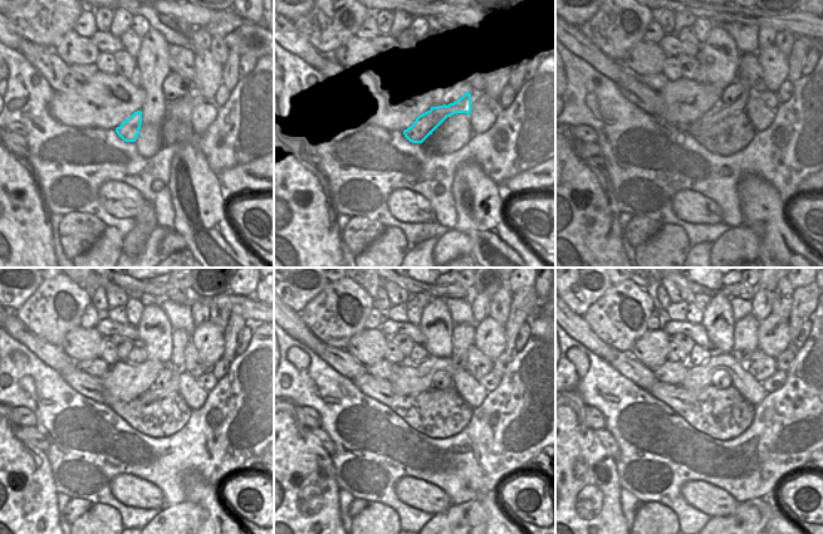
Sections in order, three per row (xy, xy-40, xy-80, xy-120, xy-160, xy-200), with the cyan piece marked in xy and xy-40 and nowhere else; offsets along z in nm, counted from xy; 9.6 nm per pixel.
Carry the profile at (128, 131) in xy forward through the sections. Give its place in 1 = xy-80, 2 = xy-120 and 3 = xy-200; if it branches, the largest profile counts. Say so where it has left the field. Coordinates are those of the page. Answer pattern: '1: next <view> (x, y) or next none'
1: next xy-80 (719, 112)
2: next xy-120 (180, 337)
3: next xy-200 (745, 331)

